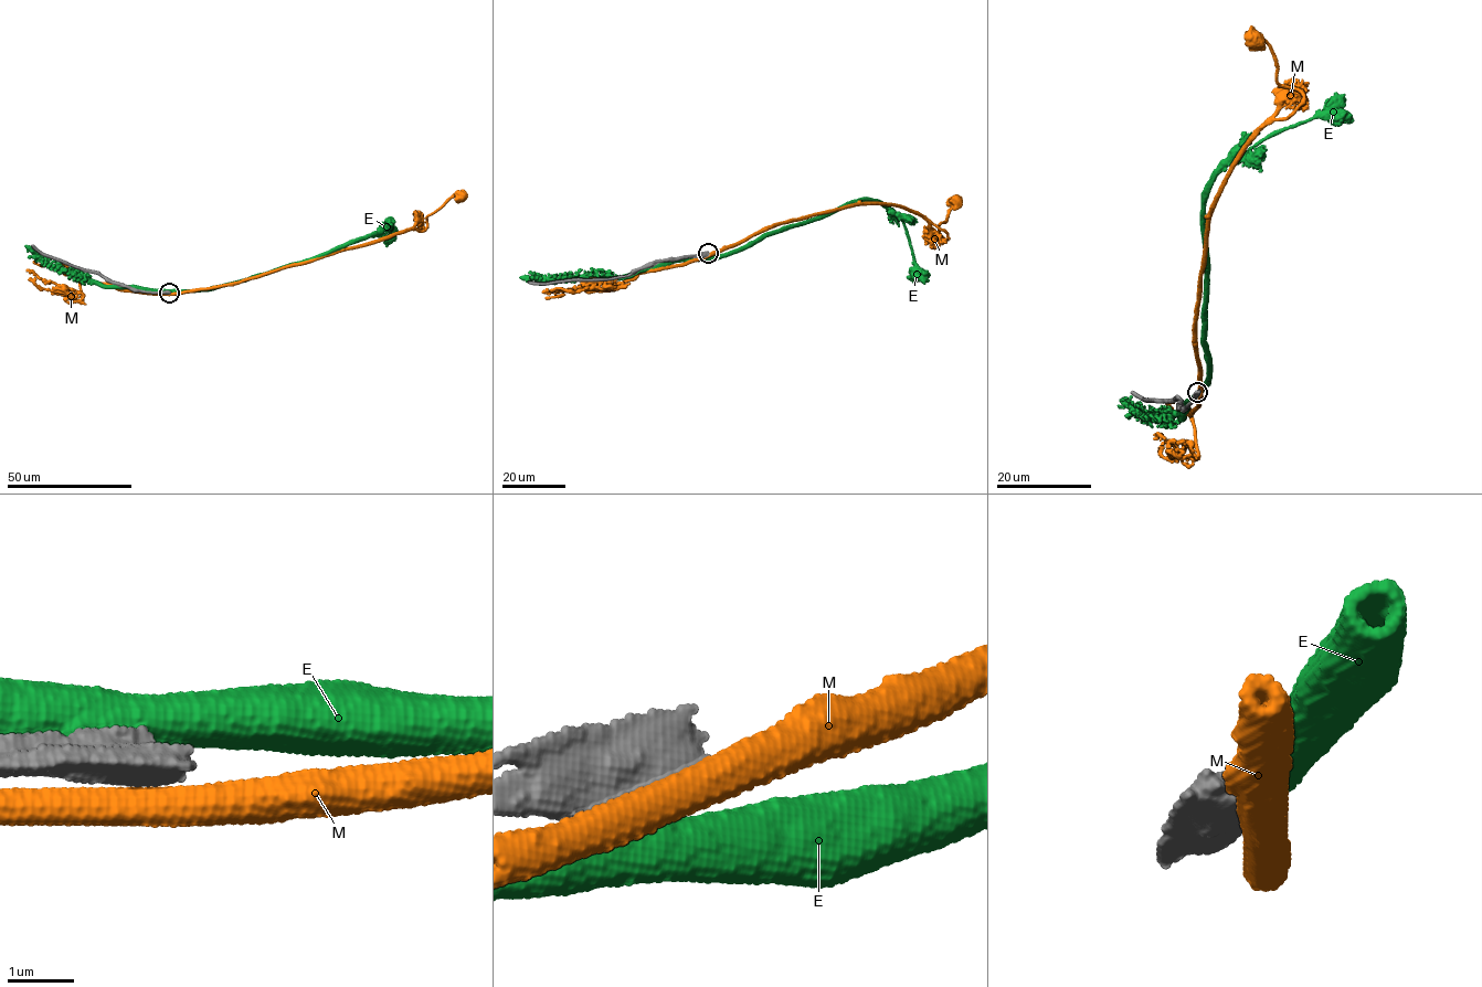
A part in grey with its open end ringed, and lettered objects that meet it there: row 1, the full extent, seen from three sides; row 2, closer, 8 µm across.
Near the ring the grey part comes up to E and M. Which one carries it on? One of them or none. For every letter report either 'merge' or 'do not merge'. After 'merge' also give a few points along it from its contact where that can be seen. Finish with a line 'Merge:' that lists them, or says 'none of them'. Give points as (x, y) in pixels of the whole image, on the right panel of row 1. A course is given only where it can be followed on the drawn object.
E: do not merge
M: do not merge
Merge: none of them

